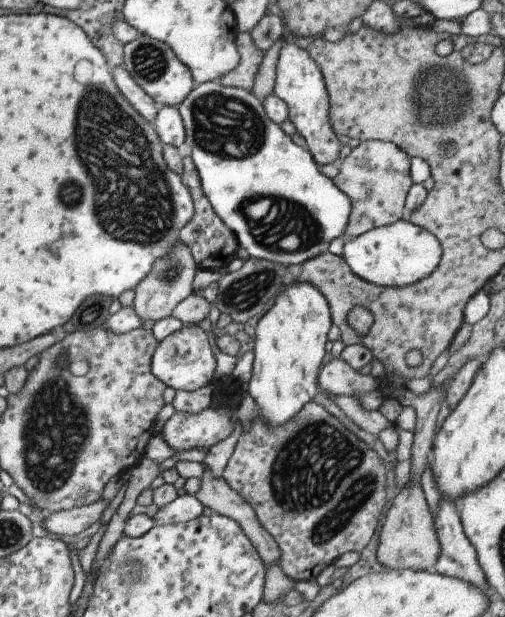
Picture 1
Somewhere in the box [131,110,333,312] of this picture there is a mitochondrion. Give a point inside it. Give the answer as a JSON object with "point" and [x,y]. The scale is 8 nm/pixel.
{"point":[277,224]}

